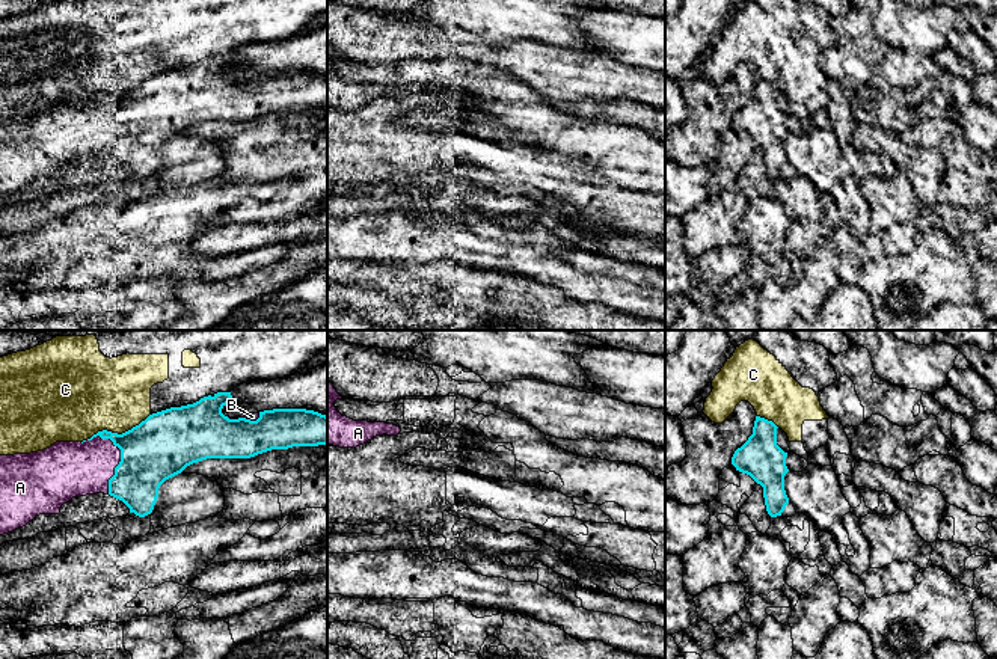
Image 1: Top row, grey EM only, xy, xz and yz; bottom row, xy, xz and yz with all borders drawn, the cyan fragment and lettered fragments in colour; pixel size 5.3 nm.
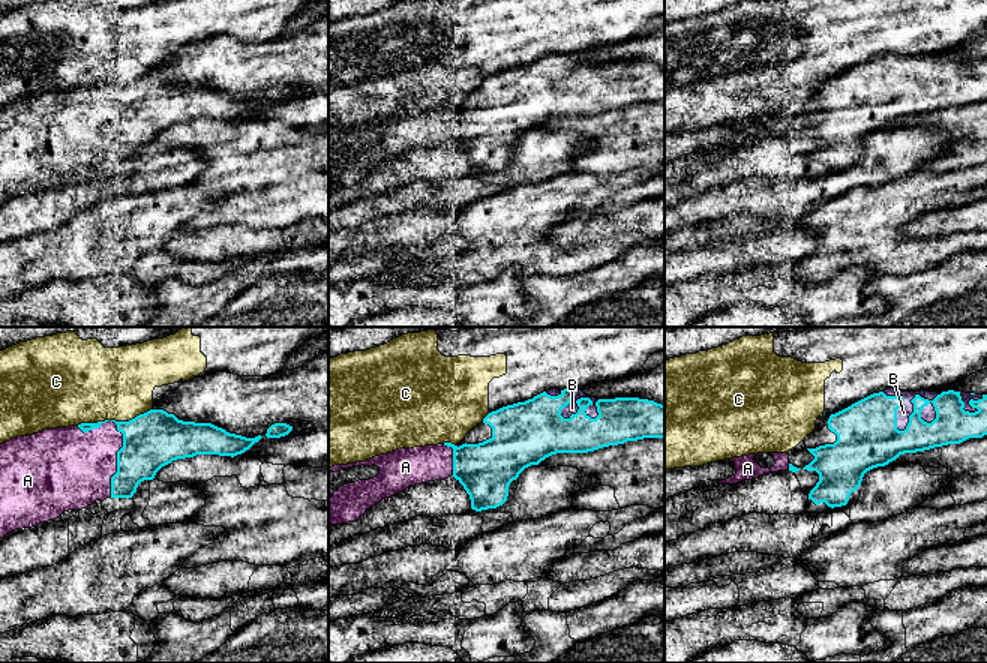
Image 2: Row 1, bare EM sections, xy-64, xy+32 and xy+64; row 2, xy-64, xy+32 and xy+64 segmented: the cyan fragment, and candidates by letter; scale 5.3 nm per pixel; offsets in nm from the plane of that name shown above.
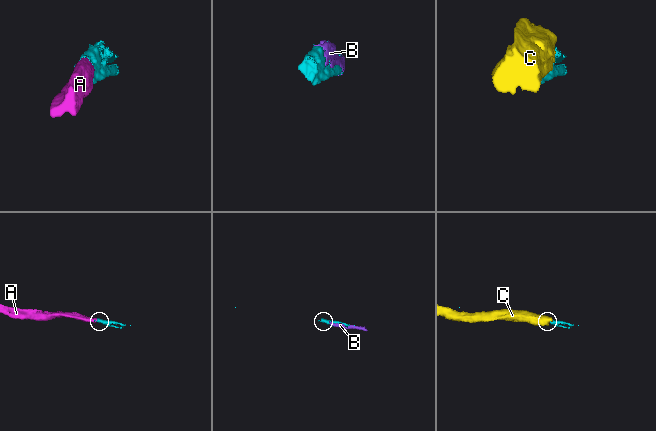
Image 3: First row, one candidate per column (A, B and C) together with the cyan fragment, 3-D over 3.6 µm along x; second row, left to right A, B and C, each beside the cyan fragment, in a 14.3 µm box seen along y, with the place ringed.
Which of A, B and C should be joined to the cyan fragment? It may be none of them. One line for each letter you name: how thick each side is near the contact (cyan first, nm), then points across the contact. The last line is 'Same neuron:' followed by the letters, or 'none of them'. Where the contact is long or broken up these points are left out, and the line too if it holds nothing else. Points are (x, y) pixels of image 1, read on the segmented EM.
A: 340/280 nm
B: 300/50 nm
Same neuron: A, B

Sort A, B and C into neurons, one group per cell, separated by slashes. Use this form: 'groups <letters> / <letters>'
groups A B / C

